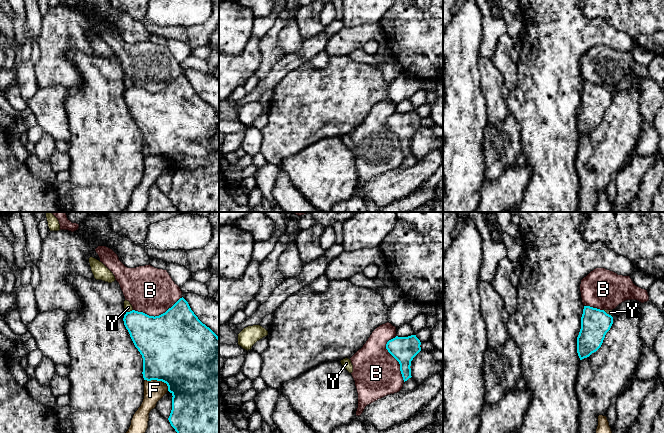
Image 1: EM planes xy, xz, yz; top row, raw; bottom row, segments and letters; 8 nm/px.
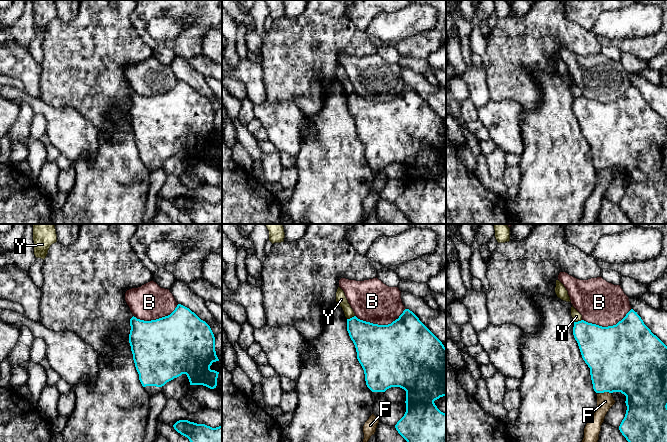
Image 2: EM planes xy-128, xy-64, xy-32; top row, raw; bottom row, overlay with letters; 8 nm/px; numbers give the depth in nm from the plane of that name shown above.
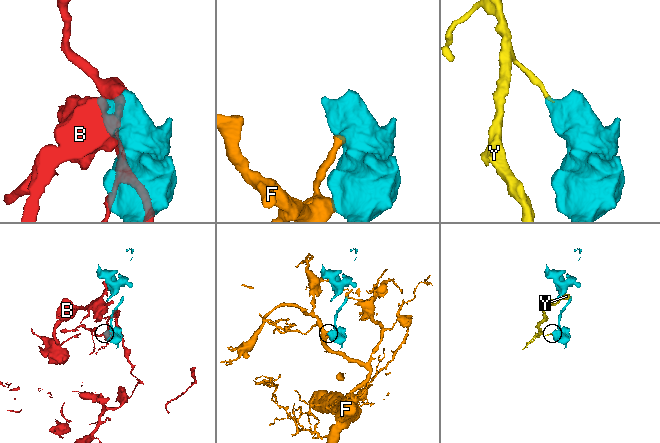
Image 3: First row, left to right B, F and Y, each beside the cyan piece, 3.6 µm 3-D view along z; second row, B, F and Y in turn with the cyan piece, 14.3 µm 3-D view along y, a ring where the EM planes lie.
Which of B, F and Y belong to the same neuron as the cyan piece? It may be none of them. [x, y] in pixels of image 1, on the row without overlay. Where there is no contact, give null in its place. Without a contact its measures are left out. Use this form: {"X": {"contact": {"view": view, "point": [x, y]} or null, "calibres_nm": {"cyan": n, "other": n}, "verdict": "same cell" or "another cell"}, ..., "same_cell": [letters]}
{"B": {"contact": {"view": "xy", "point": [157, 92]}, "calibres_nm": {"cyan": 500, "other": 380}, "verdict": "another cell"}, "F": {"contact": {"view": "xy", "point": [159, 156]}, "calibres_nm": {"cyan": 500, "other": 170}, "verdict": "another cell"}, "Y": {"contact": {"view": "xy", "point": [130, 87]}, "calibres_nm": {"cyan": 300, "other": 70}, "verdict": "another cell"}, "same_cell": []}

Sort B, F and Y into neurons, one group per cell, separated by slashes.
B / F / Y

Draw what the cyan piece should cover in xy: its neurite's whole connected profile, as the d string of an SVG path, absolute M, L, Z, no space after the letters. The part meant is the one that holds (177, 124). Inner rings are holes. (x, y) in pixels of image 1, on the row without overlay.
M183 73L159 92L132 86L123 97L142 131L144 156L166 159L173 172L168 196L178 212L219 212L219 113L198 95Z

